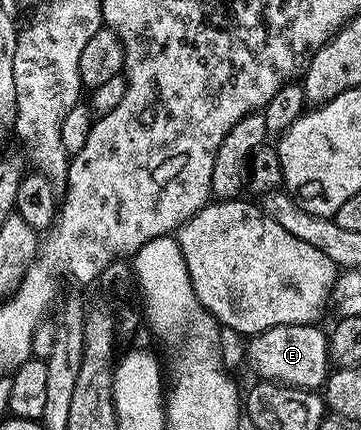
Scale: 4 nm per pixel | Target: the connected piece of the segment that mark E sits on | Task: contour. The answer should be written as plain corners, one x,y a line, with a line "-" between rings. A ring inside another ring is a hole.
316,324
280,325
252,334
248,338
249,365
258,373
256,376
282,385
294,385
297,389
320,390
331,372
331,362
326,334
317,328

